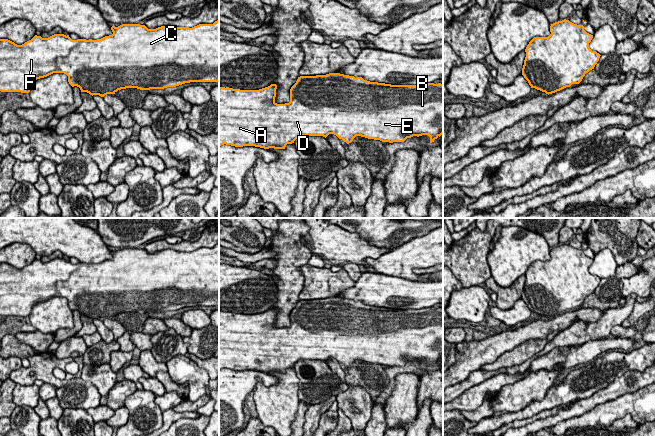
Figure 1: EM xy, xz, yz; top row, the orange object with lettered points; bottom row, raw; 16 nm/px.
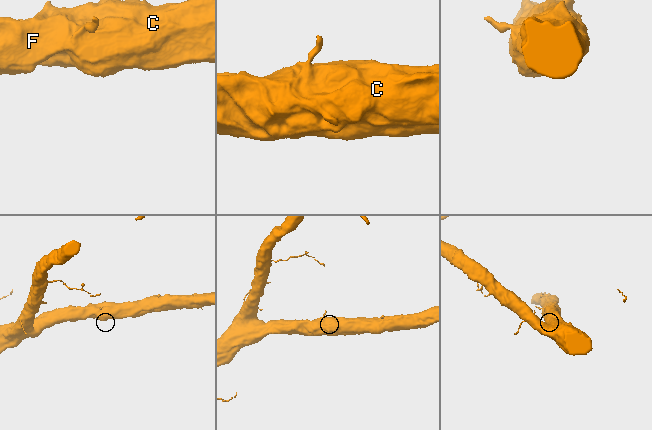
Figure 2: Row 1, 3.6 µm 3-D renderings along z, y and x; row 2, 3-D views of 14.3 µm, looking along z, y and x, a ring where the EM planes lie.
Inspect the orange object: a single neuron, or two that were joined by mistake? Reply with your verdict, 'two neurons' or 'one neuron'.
one neuron

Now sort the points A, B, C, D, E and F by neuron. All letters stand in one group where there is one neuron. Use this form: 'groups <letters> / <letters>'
groups A B C D E F

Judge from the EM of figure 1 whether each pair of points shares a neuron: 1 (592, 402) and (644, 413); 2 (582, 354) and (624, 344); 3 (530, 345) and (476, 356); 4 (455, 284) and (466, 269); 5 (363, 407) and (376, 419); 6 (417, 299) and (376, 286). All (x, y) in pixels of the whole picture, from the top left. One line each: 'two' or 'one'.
1: two
2: one
3: two
4: two
5: two
6: one

